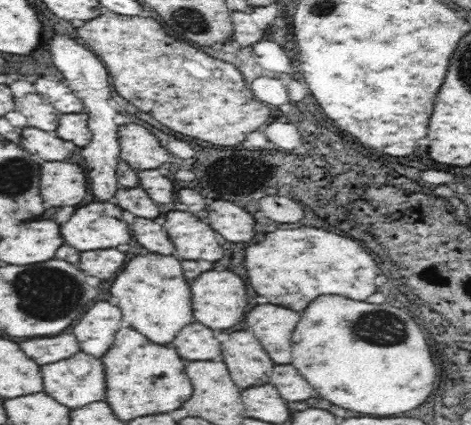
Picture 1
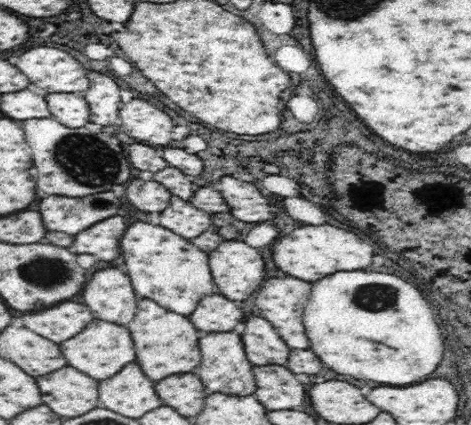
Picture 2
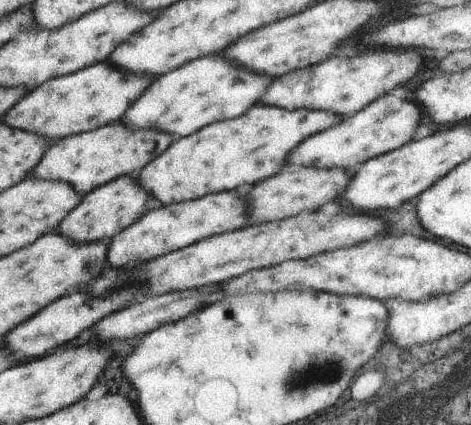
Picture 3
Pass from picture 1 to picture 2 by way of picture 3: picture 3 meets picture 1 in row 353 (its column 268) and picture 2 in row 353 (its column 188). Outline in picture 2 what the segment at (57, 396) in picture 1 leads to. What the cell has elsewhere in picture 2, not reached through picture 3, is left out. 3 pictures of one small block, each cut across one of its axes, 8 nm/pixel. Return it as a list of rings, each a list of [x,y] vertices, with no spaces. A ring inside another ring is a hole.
[[[94,320],[90,322],[82,332],[78,332],[76,336],[72,336],[70,340],[60,344],[62,354],[68,362],[68,366],[82,370],[84,374],[92,376],[94,380],[102,382],[106,378],[112,378],[114,374],[118,374],[126,364],[136,360],[136,348],[132,342],[132,334],[128,330],[128,326],[120,326],[120,324],[112,324],[106,320]]]

